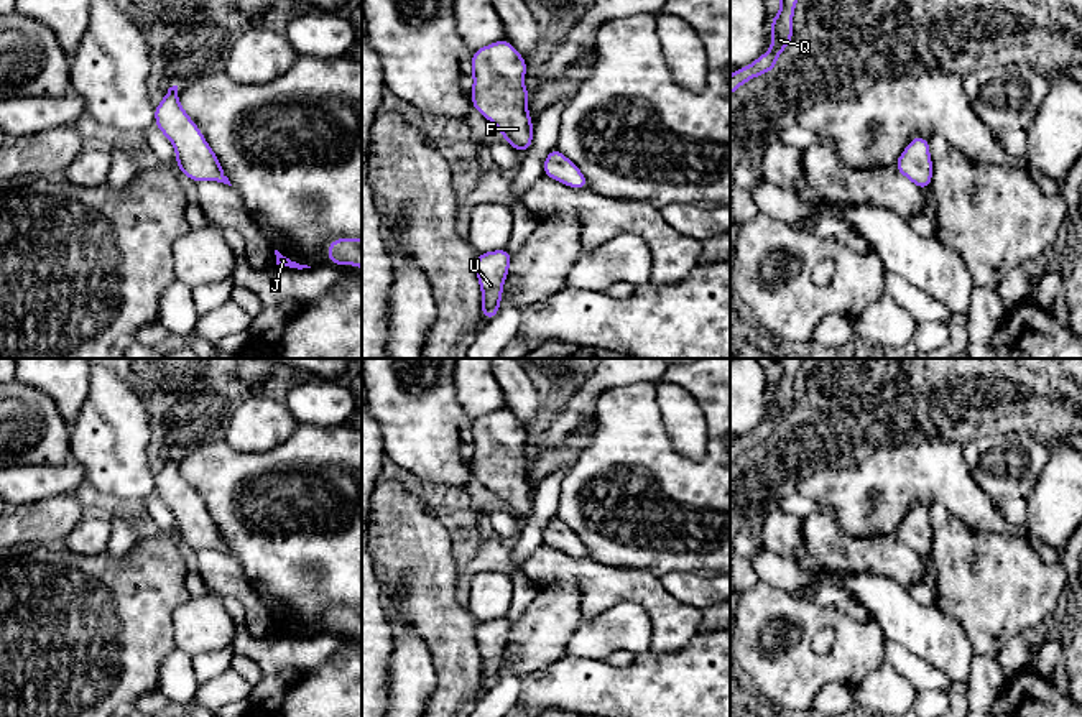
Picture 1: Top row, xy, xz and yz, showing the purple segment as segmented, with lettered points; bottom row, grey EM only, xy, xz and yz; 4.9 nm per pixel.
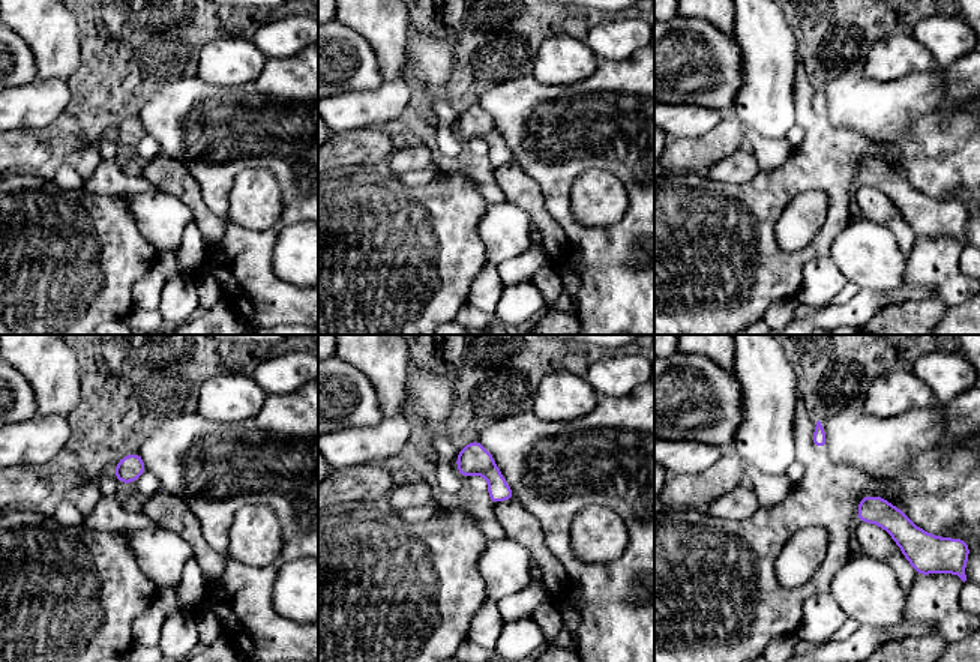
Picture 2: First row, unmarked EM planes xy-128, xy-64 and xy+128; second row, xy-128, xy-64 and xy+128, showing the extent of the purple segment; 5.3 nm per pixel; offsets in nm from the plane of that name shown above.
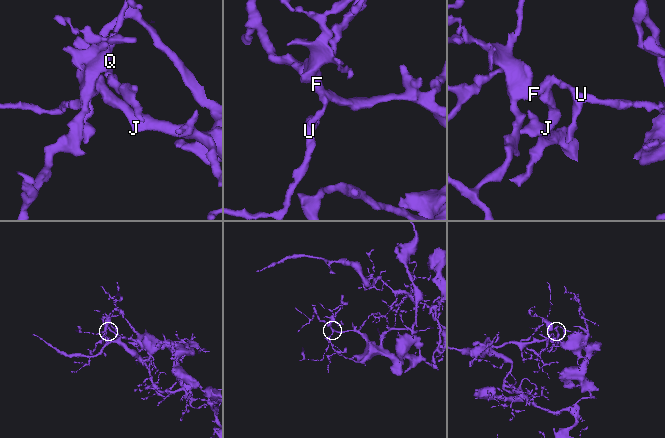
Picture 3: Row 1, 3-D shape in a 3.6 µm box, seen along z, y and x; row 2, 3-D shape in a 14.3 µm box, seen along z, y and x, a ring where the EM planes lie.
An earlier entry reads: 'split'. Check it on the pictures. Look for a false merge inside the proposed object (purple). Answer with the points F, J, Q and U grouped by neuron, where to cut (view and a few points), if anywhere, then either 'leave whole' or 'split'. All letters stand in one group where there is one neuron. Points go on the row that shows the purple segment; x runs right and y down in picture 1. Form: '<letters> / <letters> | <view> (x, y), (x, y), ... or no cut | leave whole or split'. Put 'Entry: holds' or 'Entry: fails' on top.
Entry: fails
F J Q U | no cut | leave whole

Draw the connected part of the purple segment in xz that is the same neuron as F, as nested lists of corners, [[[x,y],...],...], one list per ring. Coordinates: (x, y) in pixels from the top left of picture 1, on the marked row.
[[[505,38],[472,51],[472,107],[495,123],[500,135],[520,153],[533,143],[533,120],[523,86],[528,64]]]

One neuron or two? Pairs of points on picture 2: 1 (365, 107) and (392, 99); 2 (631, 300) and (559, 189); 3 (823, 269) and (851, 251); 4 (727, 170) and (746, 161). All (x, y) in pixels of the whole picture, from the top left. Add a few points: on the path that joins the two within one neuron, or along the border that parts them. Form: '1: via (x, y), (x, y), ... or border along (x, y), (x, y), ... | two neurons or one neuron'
1: via (371, 107), (383, 107), (386, 104) | one neuron
2: via (608, 273), (607, 264), (580, 237), (565, 216) | one neuron
3: border along (829, 255), (848, 281) | two neurons
4: via (731, 170), (742, 165) | one neuron

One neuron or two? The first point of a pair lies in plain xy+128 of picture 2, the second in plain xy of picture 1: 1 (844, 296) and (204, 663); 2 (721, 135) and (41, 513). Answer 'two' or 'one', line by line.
1: one
2: one

